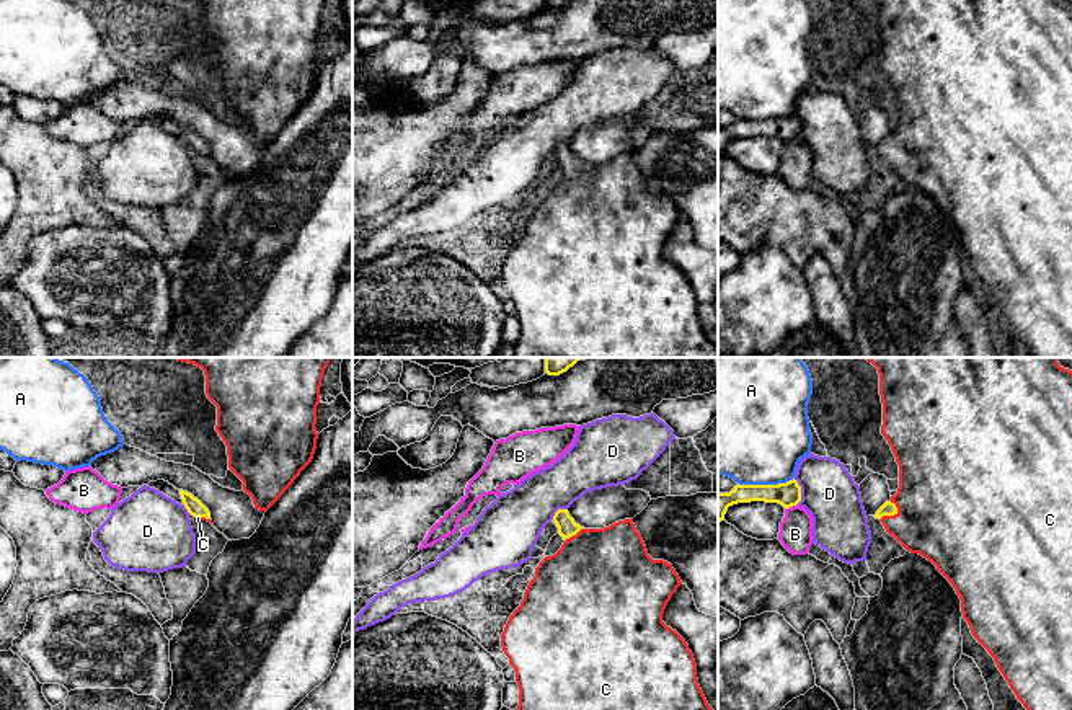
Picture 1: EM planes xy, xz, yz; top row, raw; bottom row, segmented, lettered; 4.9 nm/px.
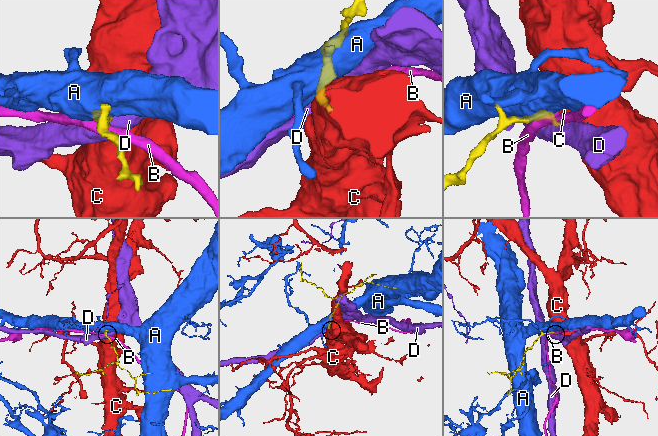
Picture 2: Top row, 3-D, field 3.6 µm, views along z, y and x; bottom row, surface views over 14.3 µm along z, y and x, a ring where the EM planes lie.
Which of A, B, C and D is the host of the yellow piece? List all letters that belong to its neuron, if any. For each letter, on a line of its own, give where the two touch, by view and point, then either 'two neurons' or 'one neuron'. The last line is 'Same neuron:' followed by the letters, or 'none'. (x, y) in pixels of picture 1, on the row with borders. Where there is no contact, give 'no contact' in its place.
A: yz (766, 485) | two neurons
B: yz (790, 506) | two neurons
C: yz (893, 514) | one neuron
D: yz (800, 492) | two neurons
Same neuron: C

